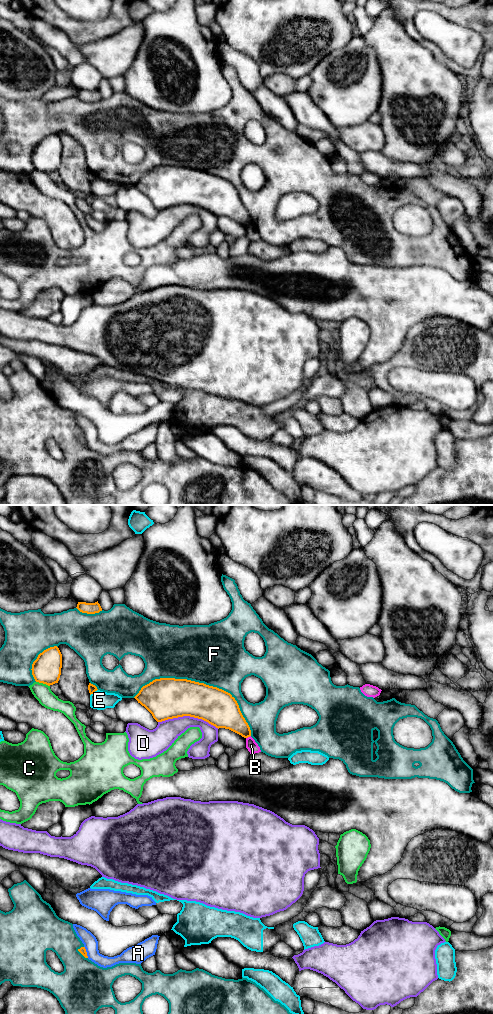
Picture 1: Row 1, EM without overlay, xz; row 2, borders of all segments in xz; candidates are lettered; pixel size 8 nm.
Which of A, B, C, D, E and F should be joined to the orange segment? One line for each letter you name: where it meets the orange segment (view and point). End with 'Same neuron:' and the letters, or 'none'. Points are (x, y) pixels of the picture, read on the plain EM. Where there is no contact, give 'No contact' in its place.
Same neuron: none

